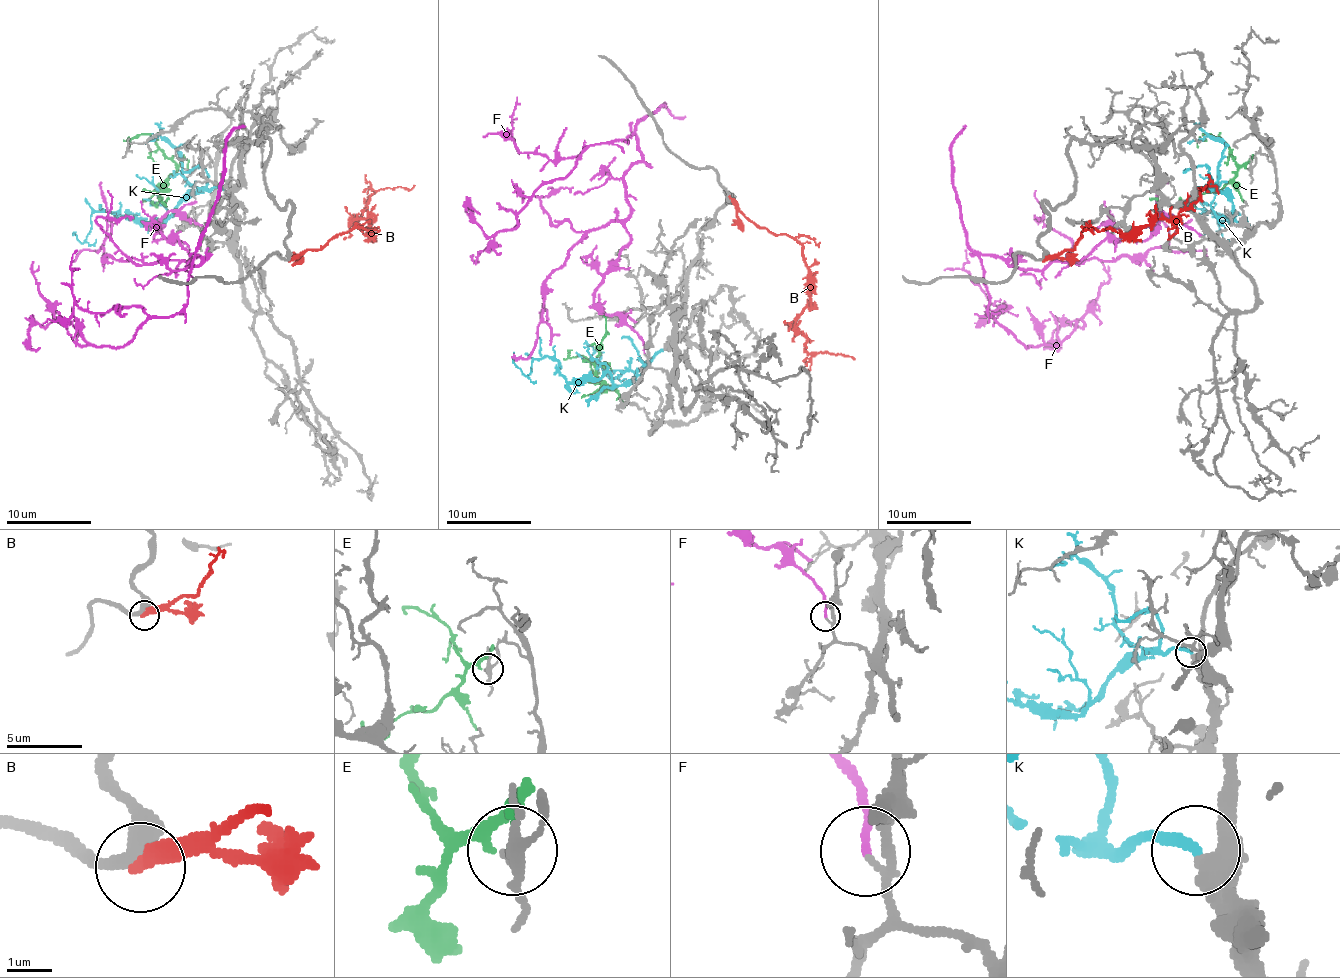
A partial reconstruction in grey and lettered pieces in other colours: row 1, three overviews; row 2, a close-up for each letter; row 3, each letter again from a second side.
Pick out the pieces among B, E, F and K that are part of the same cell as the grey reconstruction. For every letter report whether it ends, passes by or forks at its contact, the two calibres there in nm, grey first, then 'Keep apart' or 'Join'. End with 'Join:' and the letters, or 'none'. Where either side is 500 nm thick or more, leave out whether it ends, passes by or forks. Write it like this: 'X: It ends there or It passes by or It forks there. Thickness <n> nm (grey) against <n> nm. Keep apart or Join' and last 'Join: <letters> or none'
B: It ends there. Thickness 360 nm (grey) against 360 nm. Keep apart
E: It ends there. Thickness 220 nm (grey) against 140 nm. Keep apart
F: It ends there. Thickness 150 nm (grey) against 160 nm. Keep apart
K: It ends there. Thickness 440 nm (grey) against 240 nm. Join
Join: K

